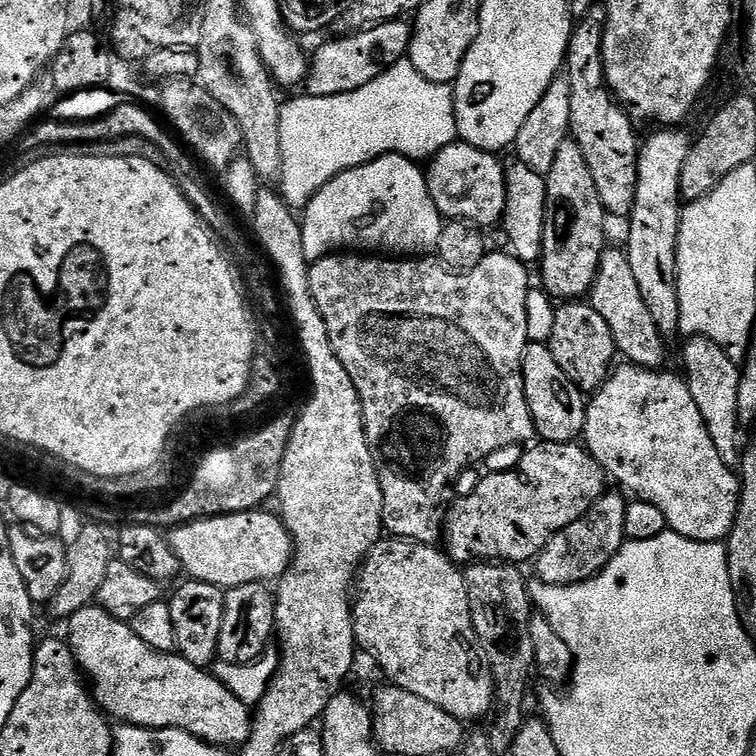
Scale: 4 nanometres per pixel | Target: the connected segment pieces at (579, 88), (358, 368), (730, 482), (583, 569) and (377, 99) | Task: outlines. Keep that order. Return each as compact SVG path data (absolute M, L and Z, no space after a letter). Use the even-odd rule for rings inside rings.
M596 6L588 12L584 21L572 30L566 57L566 79L570 86L570 136L578 142L586 166L590 166L590 178L598 190L605 213L609 217L632 215L634 194L638 186L638 158L641 141L636 140L634 122L608 91L602 62L602 38L604 37L604 9Z
M489 251L483 258L482 262L478 262L478 266L474 266L474 270L469 272L455 273L444 267L436 258L369 258L364 254L333 254L330 256L324 256L320 260L315 261L309 267L308 281L310 282L310 290L312 291L312 297L314 302L318 302L318 310L322 314L322 318L326 322L326 330L330 334L330 342L334 346L334 354L338 358L338 362L342 362L342 366L346 366L346 374L350 374L352 384L358 390L358 398L360 399L360 405L364 411L364 429L366 430L366 438L368 439L368 445L370 446L370 454L374 458L374 466L376 467L376 473L380 479L380 485L382 486L382 498L384 499L384 530L389 537L406 540L413 544L431 544L435 545L442 536L442 509L445 507L444 495L448 492L448 487L467 470L468 464L476 464L479 460L484 460L487 456L492 456L495 452L500 452L503 448L512 448L515 444L527 445L529 442L537 439L536 427L532 421L532 415L530 414L530 406L526 402L526 394L524 393L524 379L522 378L522 358L524 352L529 346L527 336L527 310L526 300L527 294L530 289L530 283L528 283L529 269L525 265L521 264L515 256L504 252L492 252Z
M617 367L587 401L583 447L611 479L613 476L621 484L619 487L625 493L633 492L635 499L656 506L671 531L698 542L727 541L740 501L740 482L737 473L718 454L714 442L710 442L702 414L694 406L687 384L669 370L623 367Z
M605 491L599 496L594 506L578 522L563 528L540 551L534 561L536 567L535 579L542 584L581 584L590 580L608 565L618 554L620 547L626 543L624 530L626 528L626 510L628 504L619 491Z
M405 58L374 78L374 82L366 82L362 90L334 94L330 98L301 94L297 100L285 103L280 110L280 138L282 166L278 177L279 191L289 208L303 210L314 194L326 186L326 182L346 170L369 164L380 156L404 156L413 162L427 162L438 154L438 150L457 143L454 88L452 84L435 84L422 78L422 74L418 74Z

